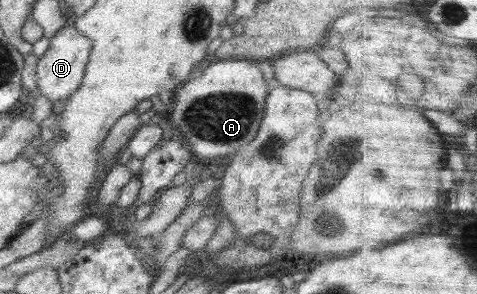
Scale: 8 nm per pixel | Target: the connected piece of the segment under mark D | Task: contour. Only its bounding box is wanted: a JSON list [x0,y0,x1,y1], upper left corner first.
[36,23,91,105]

